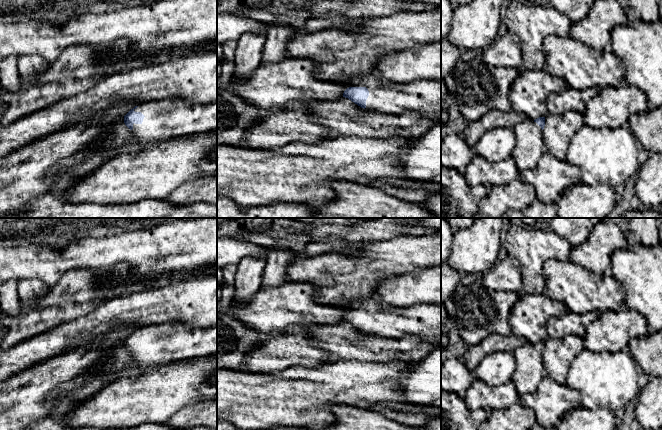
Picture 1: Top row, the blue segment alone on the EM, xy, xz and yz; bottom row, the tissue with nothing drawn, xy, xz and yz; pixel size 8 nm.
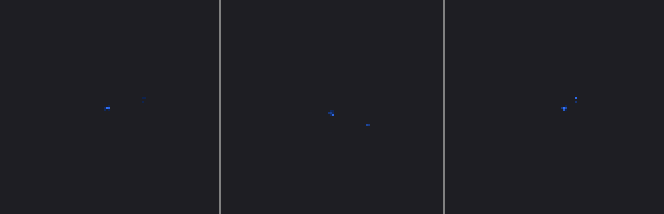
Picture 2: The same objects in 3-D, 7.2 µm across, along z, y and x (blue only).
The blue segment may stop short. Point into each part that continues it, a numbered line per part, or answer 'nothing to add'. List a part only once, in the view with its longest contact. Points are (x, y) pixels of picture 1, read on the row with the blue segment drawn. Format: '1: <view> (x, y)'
1: xy (166, 119)

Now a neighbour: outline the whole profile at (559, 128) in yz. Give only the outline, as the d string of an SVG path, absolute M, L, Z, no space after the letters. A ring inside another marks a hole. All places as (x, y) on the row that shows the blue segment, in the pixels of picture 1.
M579 112L548 113L545 116L543 129L543 141L546 151L559 160L567 161L570 140L583 124L582 114Z

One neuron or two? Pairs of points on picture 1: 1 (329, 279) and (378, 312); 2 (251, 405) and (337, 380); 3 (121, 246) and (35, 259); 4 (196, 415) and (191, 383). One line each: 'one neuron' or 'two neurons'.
1: two neurons
2: one neuron
3: one neuron
4: two neurons

